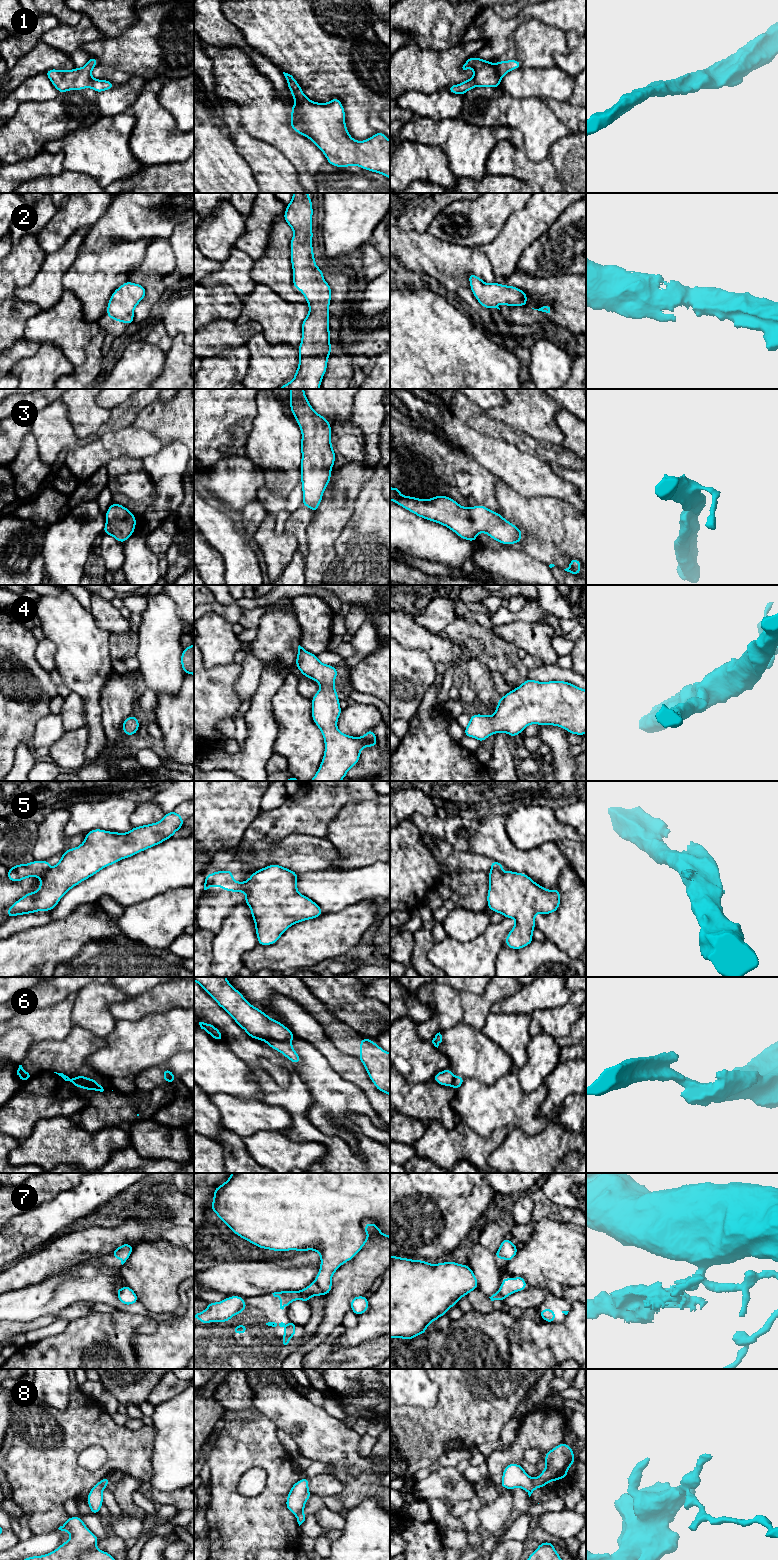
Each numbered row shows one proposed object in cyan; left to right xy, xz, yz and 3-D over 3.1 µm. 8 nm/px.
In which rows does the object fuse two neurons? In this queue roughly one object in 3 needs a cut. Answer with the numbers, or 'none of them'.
5, 6, 7, 8

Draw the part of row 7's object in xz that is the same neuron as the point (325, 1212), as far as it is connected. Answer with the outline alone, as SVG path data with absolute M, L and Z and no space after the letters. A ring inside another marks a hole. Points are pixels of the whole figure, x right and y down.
M232 1173L225 1183L214 1189L213 1193L211 1210L233 1233L253 1245L261 1249L270 1249L277 1252L289 1250L297 1250L298 1252L313 1250L318 1252L321 1264L314 1282L322 1290L323 1295L330 1293L332 1275L336 1270L345 1262L352 1260L370 1238L370 1234L366 1230L367 1224L375 1226L381 1236L390 1238L390 1173Z

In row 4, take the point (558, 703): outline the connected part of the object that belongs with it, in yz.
M528 679L499 699L492 716L470 716L464 735L482 743L499 732L515 737L530 724L558 726L584 736L586 690L565 681Z

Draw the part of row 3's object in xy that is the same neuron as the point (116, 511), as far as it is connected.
M113 502L105 516L104 534L111 535L118 542L124 543L134 533L136 518L126 507Z

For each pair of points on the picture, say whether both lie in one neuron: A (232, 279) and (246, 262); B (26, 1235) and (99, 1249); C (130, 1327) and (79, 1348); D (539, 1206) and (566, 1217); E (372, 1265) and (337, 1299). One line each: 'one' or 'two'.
A: one
B: two
C: one
D: one
E: one

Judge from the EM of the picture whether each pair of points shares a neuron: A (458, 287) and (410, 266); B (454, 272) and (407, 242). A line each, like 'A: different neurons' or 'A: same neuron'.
A: same neuron
B: same neuron

